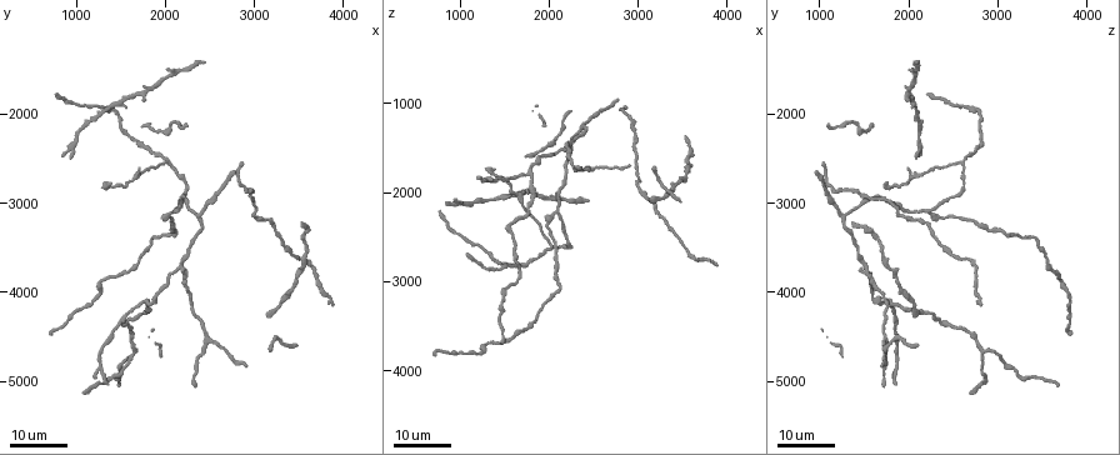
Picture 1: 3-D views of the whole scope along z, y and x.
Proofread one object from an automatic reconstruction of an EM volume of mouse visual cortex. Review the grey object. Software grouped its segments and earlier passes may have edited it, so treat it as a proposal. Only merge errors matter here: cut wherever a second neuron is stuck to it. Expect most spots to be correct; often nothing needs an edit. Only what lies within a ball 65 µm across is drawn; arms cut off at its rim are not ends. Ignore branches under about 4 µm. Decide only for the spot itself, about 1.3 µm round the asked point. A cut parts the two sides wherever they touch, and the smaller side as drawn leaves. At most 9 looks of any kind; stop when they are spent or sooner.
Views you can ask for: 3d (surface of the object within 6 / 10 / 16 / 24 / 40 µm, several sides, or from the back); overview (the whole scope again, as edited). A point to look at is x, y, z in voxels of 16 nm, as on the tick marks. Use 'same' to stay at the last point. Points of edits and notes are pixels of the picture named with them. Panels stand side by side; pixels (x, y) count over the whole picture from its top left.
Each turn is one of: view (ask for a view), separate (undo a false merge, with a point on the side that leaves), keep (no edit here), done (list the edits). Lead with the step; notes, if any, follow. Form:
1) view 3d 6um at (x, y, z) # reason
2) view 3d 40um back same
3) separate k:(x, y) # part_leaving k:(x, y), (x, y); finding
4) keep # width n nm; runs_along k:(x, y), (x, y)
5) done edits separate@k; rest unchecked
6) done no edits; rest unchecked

view 3d 16um at (2050, 2550, 2600) # two arms in line, one across

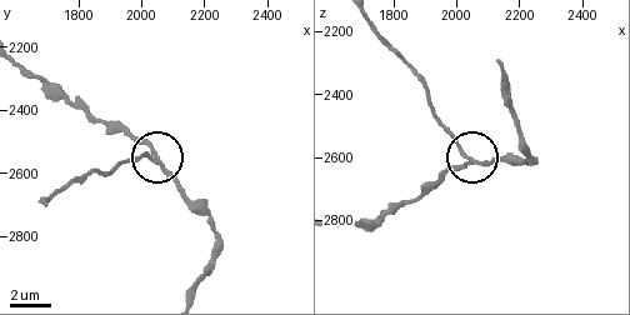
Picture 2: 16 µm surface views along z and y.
view 3d 10um at (2040, 2550, 2620) # closer look

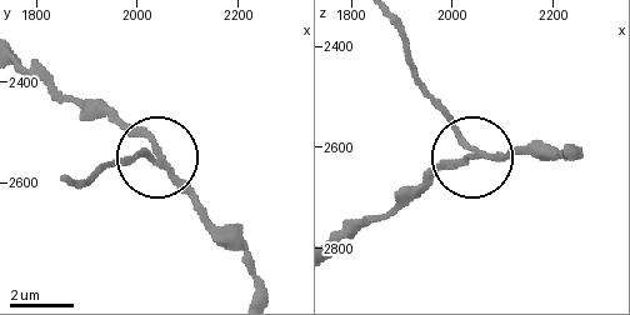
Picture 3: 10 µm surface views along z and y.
keep # width 170 nm; continuous, no second neuron

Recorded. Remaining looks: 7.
view 3d 16um at (1800, 4100, 1800)

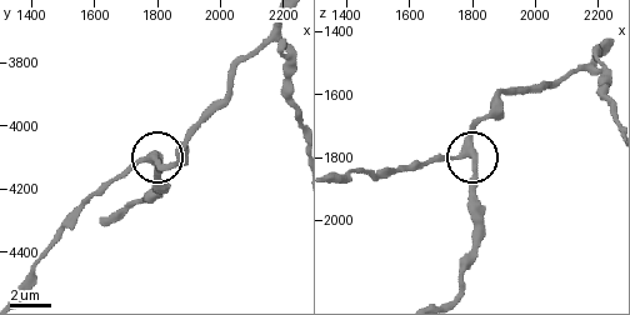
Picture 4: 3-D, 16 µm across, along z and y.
view 3d 10um same

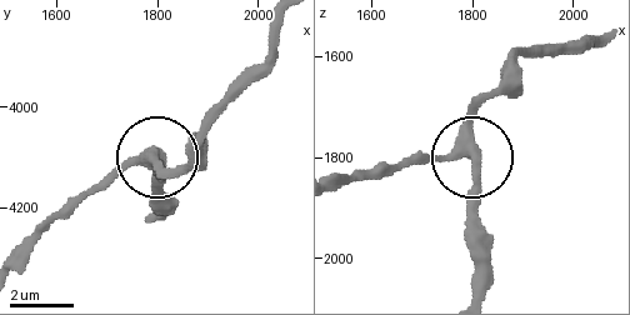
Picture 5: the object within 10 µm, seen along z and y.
keep # width 380 nm; runs_along 5:(281, 26), (268, 66), (179, 163), (131, 158), (93, 193); all the same neuron

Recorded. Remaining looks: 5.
view 3d 16um at (1650, 4650, 2850) # arms part here

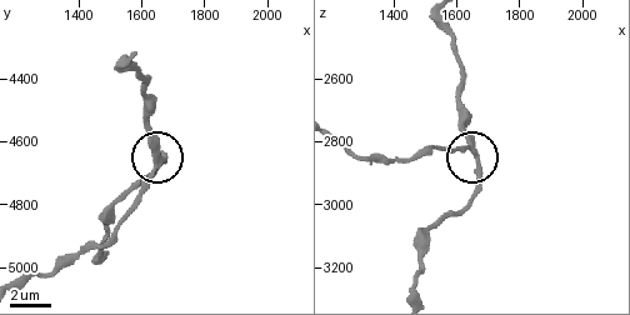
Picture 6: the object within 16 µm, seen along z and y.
view 3d 10um at (1650, 4660, 2840) # closer look

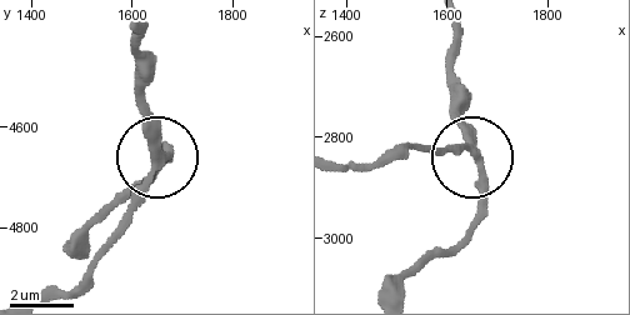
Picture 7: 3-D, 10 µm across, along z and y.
keep # arms 3; runs_along 7:(451, 23), (456, 123), (473, 158), (456, 144), (428, 151); one neuron here

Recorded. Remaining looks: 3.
view 3d 16um at (2450, 4550, 1750) # three arms meet

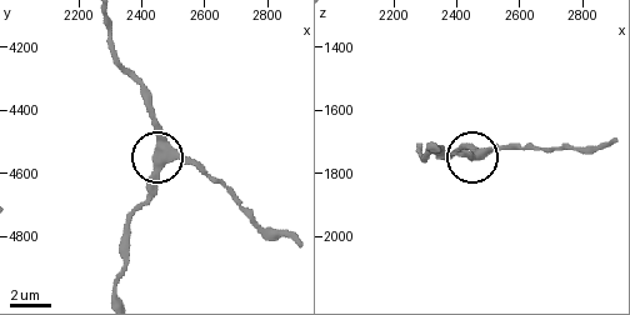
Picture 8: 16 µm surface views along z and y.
view 3d 10um at (2470, 4560, 1750) # closer look

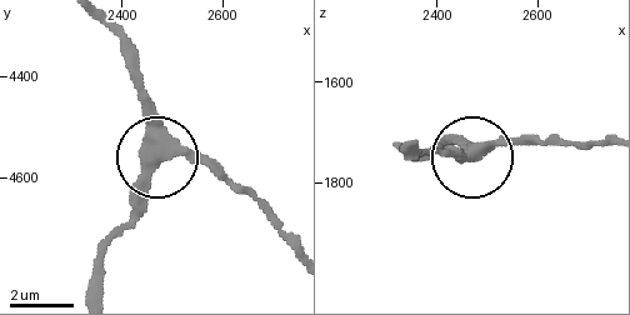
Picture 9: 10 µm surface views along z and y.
keep # runs_along 9:(100, 20), (121, 44), (156, 165), (134, 226); all the same neuron

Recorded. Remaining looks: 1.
done no edits; rest unchecked

